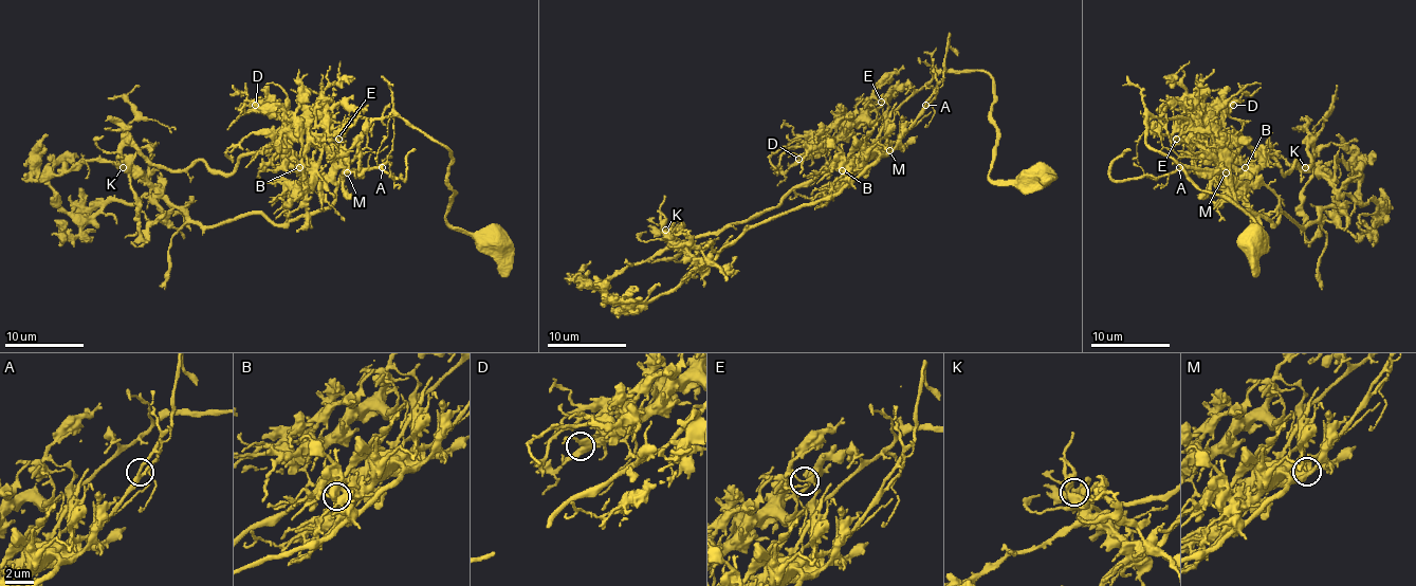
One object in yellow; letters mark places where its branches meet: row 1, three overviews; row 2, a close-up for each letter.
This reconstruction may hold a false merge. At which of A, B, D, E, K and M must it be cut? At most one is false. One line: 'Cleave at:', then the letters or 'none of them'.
Cleave at: E

